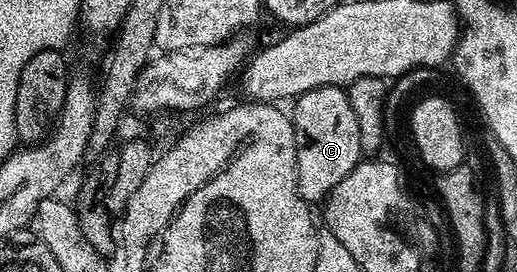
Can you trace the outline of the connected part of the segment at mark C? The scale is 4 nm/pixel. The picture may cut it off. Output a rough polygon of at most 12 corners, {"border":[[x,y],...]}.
{"border":[[342,87],[314,88],[290,113],[297,186],[326,201],[364,159]]}

